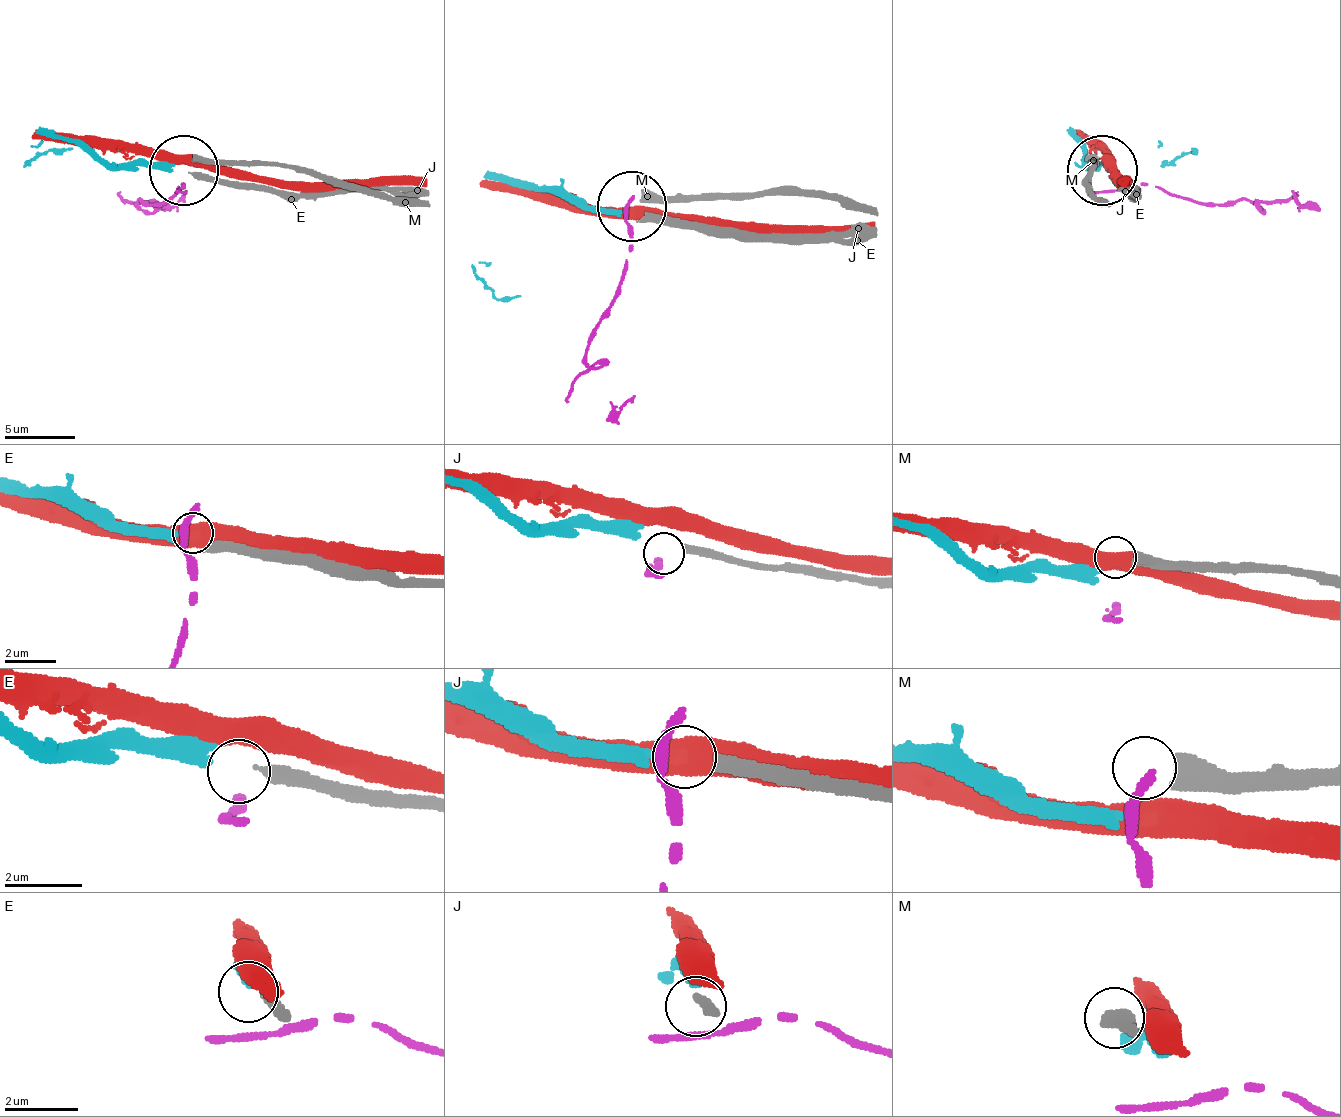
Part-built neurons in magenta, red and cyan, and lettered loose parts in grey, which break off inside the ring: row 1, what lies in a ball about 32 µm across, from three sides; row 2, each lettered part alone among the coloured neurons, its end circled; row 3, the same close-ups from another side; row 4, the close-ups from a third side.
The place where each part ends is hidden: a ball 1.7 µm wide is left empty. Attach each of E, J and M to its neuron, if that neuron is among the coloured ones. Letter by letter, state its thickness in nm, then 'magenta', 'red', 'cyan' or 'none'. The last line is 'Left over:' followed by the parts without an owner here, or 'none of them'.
E: 280 nm | cyan
J: 320 nm | none
M: 550 nm | none
Left over: J, M

